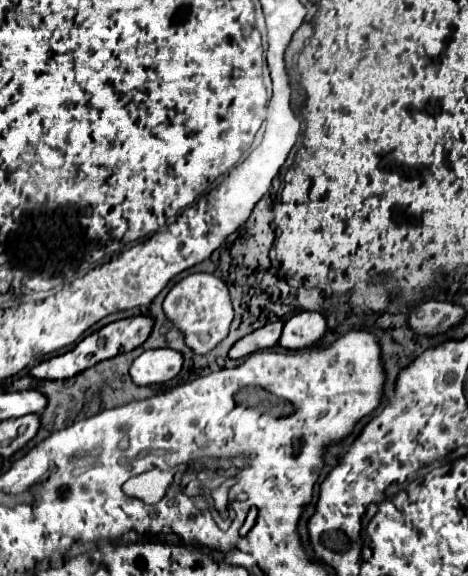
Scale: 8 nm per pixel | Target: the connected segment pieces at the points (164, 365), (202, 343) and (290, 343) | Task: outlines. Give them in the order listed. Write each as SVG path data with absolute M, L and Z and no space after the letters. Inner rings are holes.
M158 348L142 352L130 366L130 376L134 384L148 386L148 384L162 384L178 376L182 370L184 358L178 350L172 348Z
M204 272L190 274L180 282L176 282L164 299L162 308L168 320L172 320L180 328L180 332L186 338L186 344L196 354L206 354L216 344L220 344L228 336L230 324L234 318L228 286L224 284L222 278L214 274L204 274Z
M300 312L286 320L280 346L288 350L302 350L318 344L326 334L326 318L320 312Z

